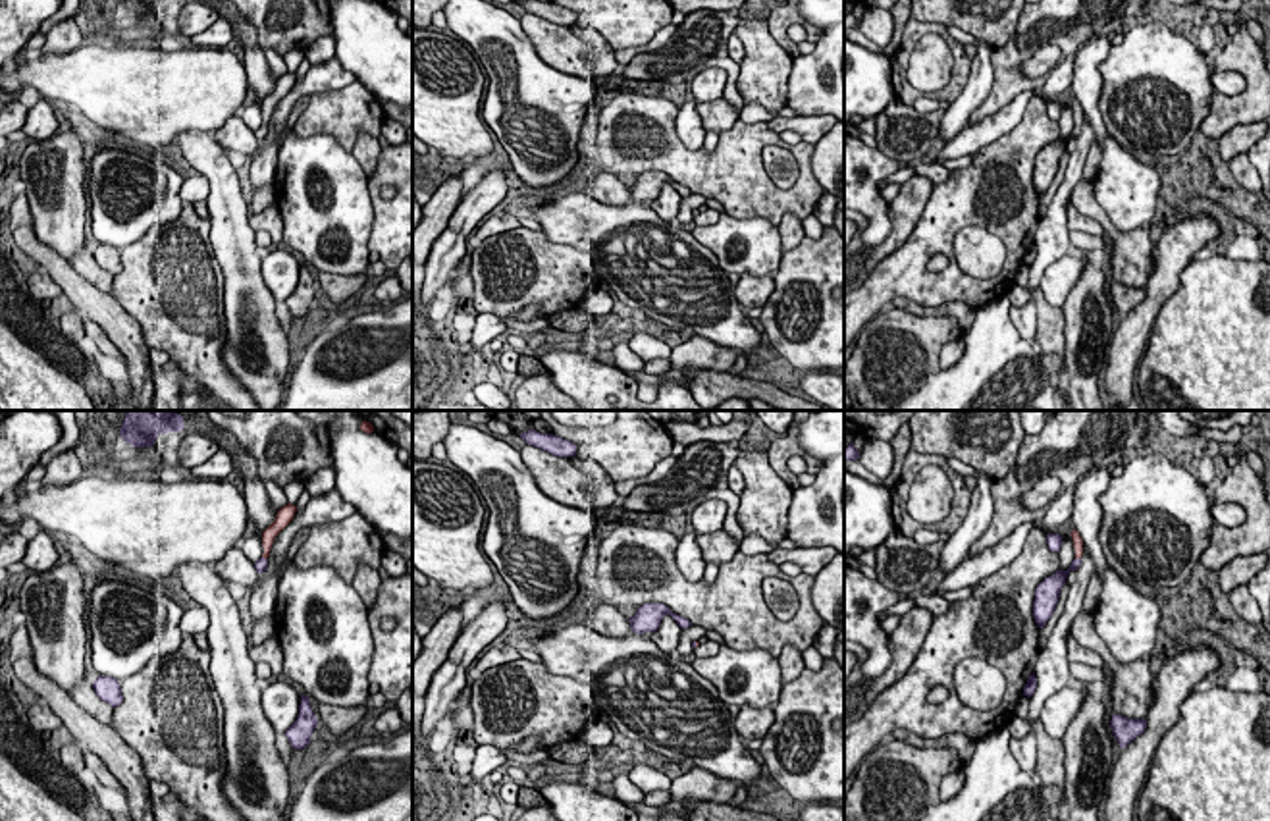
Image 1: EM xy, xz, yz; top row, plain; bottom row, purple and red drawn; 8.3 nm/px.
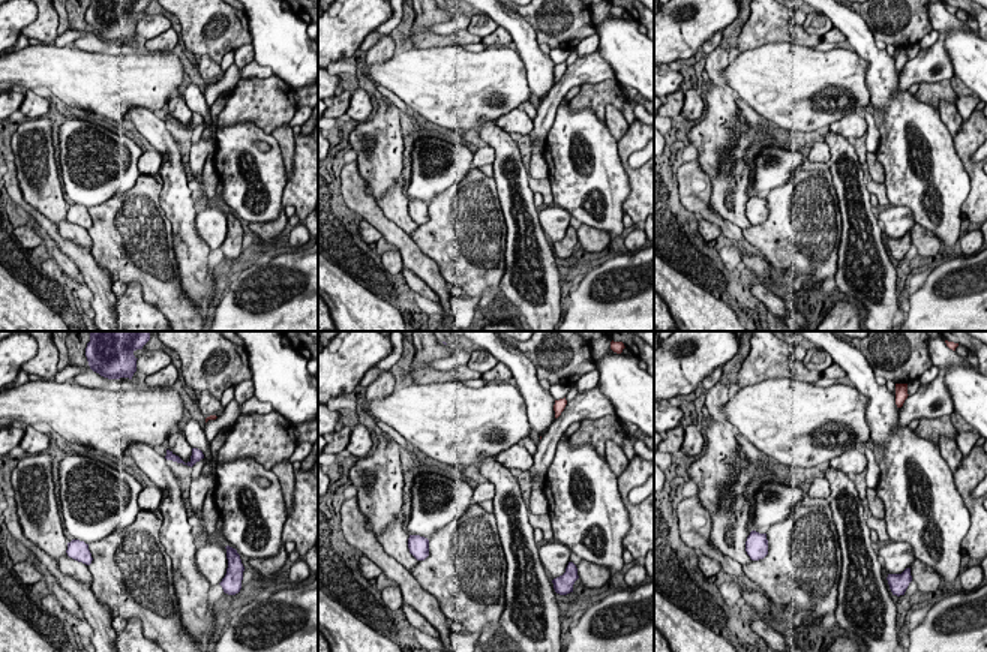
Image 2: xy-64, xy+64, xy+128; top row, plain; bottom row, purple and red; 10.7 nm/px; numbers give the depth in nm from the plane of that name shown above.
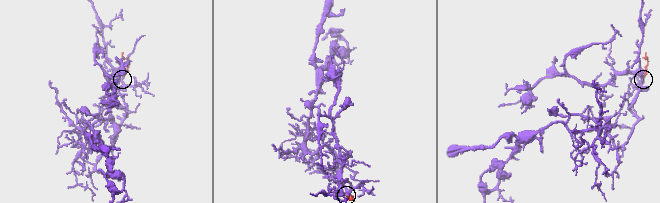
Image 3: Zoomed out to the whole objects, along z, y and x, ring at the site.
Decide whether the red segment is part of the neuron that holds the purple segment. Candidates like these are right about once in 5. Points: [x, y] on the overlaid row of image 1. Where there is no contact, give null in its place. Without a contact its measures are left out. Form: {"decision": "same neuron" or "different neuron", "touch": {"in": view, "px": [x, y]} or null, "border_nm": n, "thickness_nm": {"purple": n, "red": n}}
{"decision": "same neuron", "touch": {"in": "yz", "px": [1078, 559]}, "border_nm": 50, "thickness_nm": {"purple": 140, "red": 90}}

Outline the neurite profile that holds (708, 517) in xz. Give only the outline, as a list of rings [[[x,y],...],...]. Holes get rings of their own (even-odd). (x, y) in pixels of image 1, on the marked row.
[[[707,499],[694,507],[692,526],[696,534],[711,534],[723,530],[727,516],[727,503],[723,499]]]

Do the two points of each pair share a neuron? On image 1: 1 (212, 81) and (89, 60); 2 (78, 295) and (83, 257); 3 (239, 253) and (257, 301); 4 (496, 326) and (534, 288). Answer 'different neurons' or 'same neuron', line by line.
1: same neuron
2: different neurons
3: same neuron
4: different neurons

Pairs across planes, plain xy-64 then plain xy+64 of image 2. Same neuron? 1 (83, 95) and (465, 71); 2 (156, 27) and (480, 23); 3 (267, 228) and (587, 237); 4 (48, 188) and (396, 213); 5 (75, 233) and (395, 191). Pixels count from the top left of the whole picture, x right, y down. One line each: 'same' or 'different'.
1: same
2: same
3: same
4: different
5: same

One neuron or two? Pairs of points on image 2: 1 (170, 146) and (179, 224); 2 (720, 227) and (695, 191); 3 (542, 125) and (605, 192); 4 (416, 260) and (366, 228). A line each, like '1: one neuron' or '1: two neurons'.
1: one neuron
2: one neuron
3: two neurons
4: one neuron

